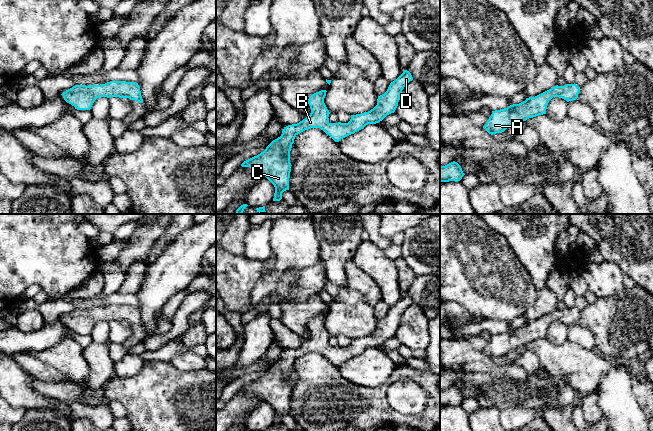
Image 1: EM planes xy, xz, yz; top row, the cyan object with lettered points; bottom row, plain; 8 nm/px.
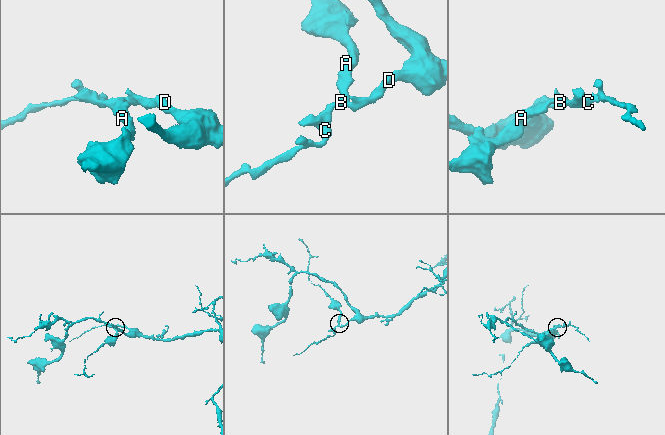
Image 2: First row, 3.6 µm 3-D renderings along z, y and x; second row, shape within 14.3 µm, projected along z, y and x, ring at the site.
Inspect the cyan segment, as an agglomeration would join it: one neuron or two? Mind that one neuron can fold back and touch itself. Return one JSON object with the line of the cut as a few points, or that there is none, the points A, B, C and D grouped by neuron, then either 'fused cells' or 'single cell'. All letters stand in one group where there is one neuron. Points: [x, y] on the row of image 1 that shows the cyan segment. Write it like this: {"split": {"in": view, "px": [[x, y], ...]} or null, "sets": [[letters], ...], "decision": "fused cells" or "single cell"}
{"split": null, "sets": [["A", "B", "C", "D"]], "decision": "single cell"}

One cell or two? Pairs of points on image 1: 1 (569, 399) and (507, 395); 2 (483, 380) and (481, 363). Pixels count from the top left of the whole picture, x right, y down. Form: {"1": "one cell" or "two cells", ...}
{"1": "one cell", "2": "two cells"}

